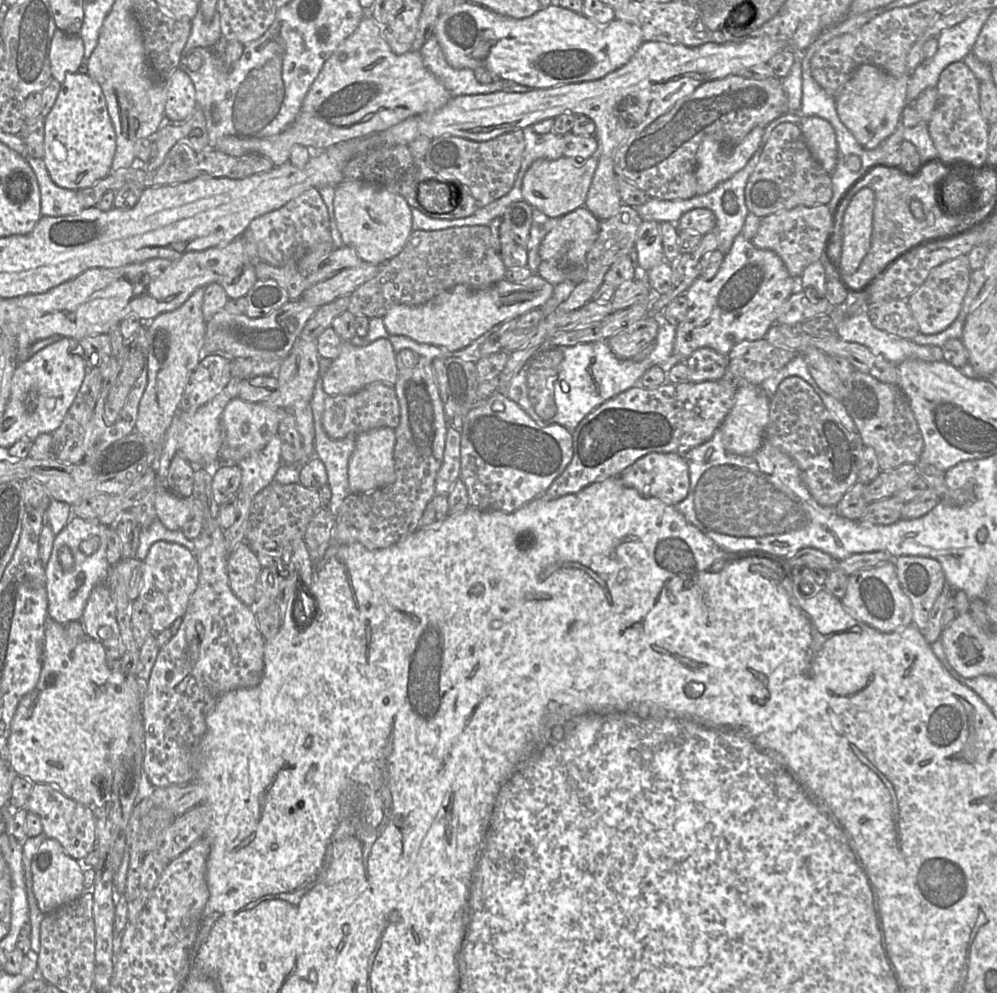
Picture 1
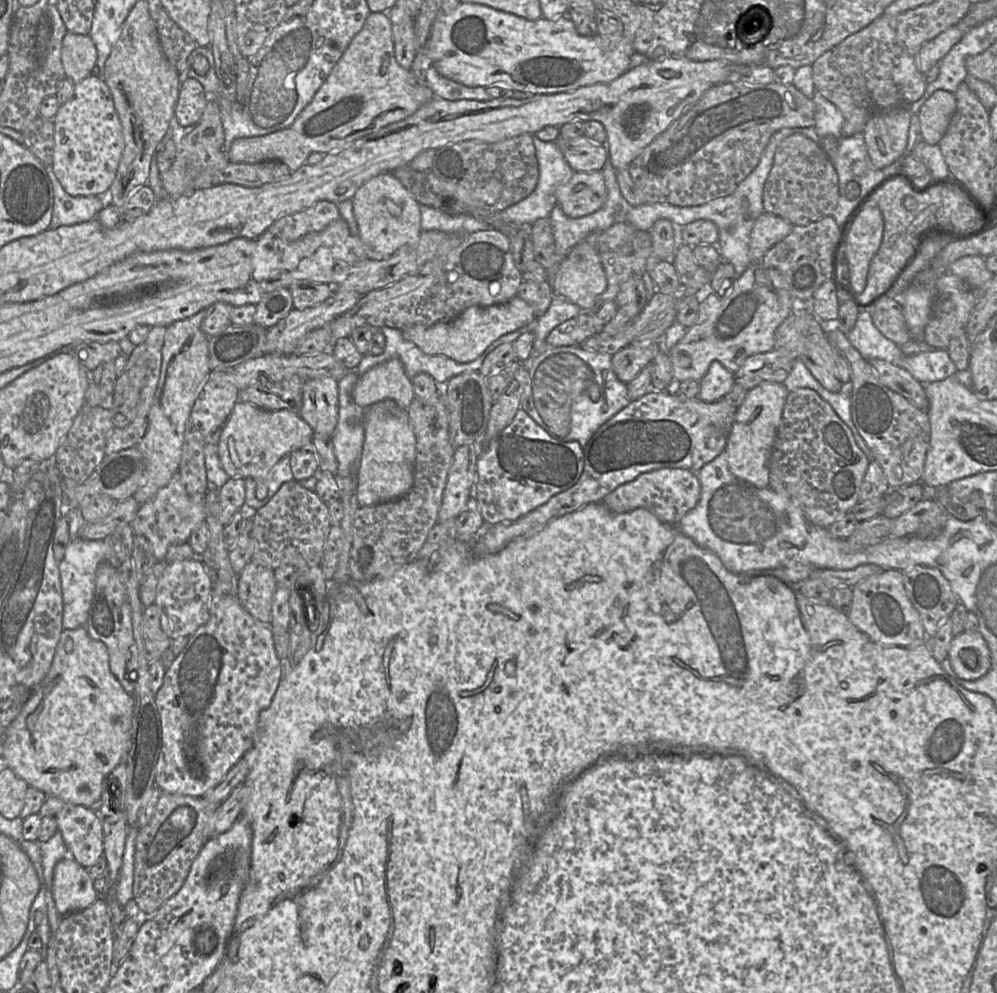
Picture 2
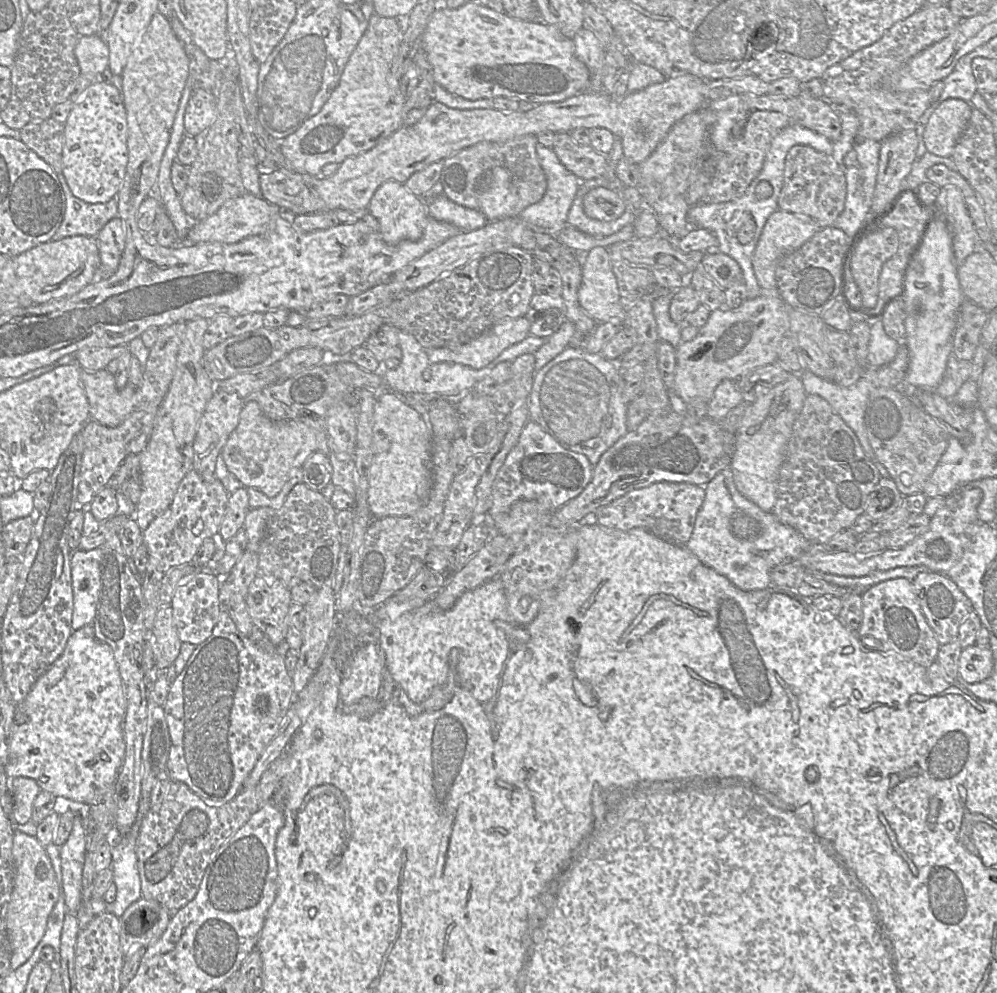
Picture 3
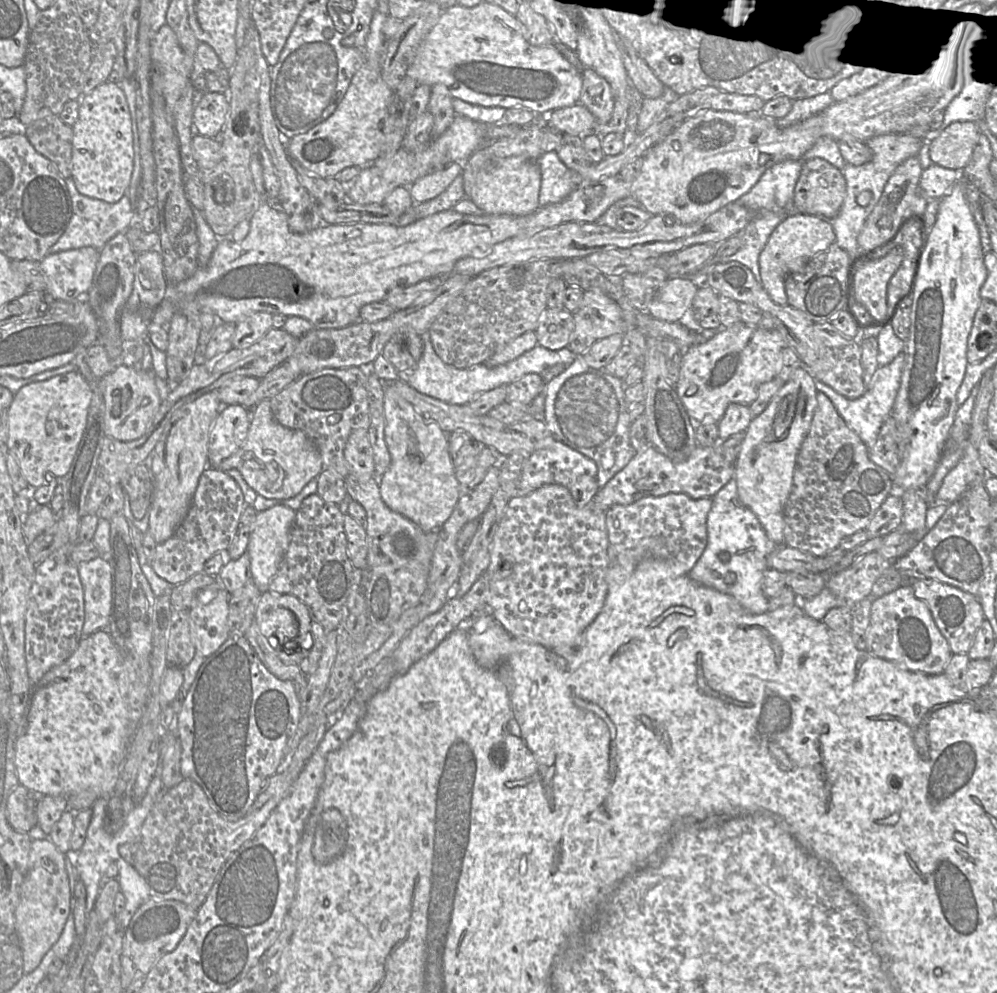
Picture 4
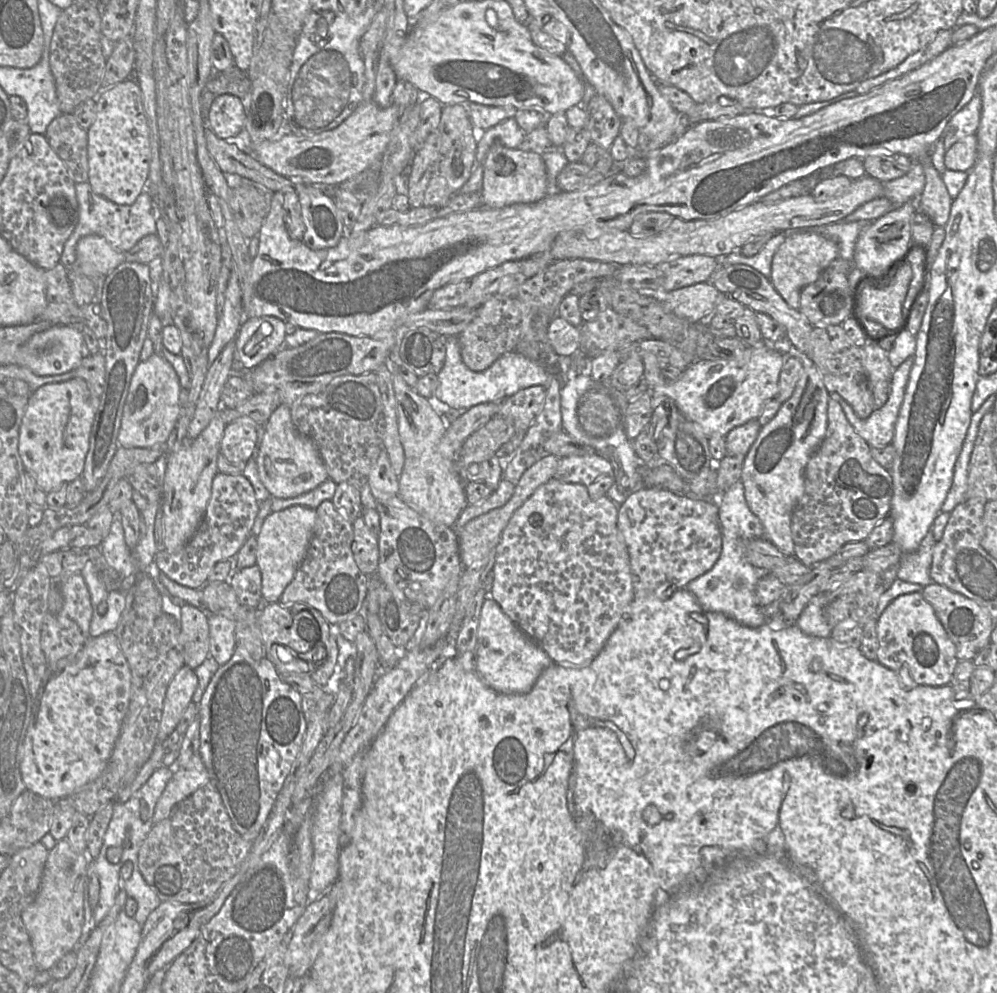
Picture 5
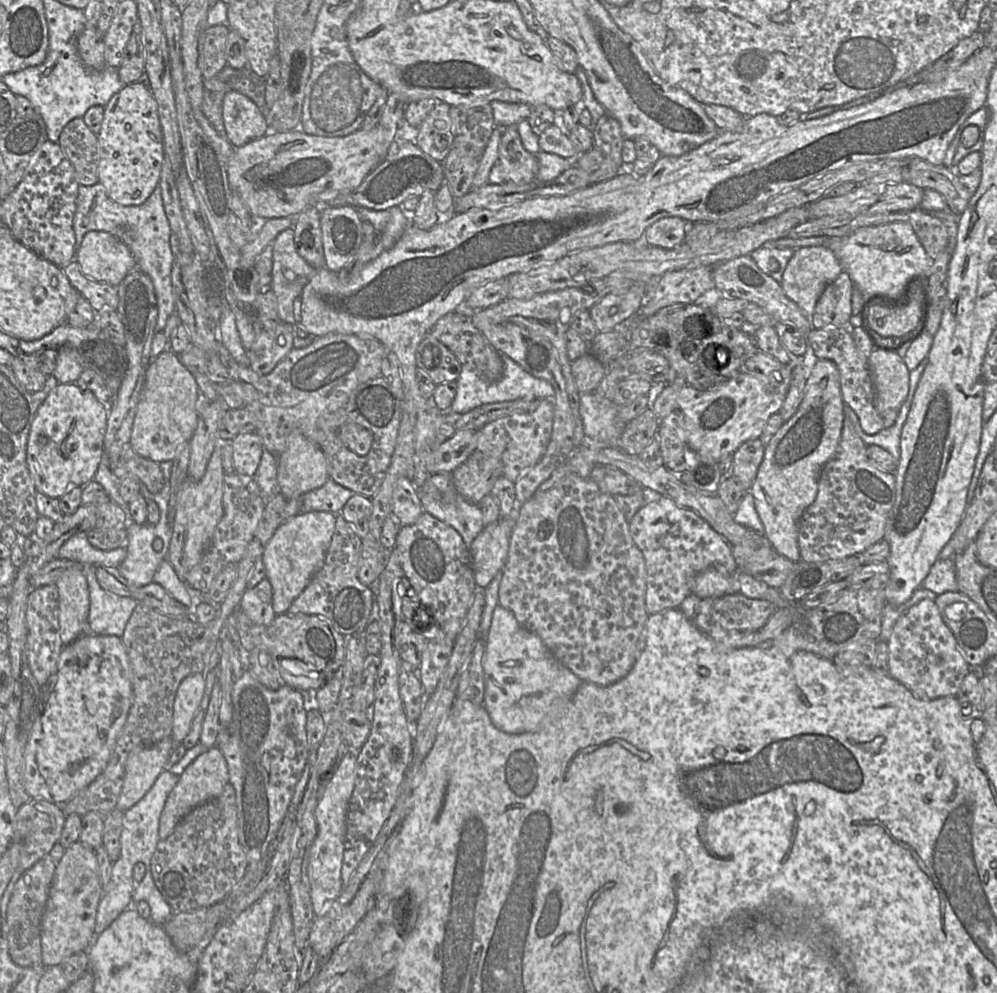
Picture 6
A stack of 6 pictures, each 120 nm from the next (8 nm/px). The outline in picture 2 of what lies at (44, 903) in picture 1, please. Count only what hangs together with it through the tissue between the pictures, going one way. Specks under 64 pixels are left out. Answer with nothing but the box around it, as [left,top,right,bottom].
[51,857,101,915]

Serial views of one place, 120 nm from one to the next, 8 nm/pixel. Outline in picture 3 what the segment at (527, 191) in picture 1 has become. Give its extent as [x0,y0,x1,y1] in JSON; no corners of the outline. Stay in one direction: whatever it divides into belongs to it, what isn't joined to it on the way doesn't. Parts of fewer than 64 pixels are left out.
[582,187,626,221]

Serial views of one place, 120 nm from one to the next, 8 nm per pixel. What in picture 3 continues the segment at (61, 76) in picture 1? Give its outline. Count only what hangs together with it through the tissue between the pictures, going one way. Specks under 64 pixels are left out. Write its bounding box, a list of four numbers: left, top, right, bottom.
[74,34,109,75]

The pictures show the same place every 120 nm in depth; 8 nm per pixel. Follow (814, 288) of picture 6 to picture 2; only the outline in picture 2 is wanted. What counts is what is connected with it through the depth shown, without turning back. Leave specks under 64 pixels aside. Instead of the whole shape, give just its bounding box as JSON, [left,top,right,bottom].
[750,212,793,264]

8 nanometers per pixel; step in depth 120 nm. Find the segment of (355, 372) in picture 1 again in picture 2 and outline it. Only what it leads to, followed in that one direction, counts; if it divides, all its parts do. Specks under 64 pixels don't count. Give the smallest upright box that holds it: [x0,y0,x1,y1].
[352,358,415,409]

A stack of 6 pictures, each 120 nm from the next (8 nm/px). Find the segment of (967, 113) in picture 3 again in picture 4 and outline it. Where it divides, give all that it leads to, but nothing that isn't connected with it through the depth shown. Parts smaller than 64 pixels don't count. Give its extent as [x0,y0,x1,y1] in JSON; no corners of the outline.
[930,121,980,170]

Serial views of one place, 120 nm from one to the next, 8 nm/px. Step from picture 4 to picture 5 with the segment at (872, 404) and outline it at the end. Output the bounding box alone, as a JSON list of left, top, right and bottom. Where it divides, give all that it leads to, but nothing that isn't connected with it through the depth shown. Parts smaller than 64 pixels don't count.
[830,356,914,448]

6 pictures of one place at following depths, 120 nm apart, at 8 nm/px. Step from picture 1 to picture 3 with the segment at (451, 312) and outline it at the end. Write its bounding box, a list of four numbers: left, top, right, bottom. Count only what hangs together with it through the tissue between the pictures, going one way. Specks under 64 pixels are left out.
[428,316,530,369]

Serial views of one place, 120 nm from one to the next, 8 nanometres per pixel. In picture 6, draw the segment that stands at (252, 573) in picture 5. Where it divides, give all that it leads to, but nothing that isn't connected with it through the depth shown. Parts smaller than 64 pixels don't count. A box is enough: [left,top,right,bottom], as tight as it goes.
[238,579,276,626]

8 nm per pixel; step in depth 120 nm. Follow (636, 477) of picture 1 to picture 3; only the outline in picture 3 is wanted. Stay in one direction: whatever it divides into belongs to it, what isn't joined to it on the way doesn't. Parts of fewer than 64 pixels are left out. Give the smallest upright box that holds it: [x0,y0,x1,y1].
[594,482,705,546]

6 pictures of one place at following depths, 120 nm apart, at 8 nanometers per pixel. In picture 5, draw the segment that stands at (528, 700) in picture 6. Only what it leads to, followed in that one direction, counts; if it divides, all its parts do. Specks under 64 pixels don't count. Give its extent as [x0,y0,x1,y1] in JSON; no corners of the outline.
[474,599,555,694]

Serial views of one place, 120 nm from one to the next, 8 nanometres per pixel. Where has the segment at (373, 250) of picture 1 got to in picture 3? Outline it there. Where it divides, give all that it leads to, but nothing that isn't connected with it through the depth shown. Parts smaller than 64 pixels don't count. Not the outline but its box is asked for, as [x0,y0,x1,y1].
[367,180,427,245]

